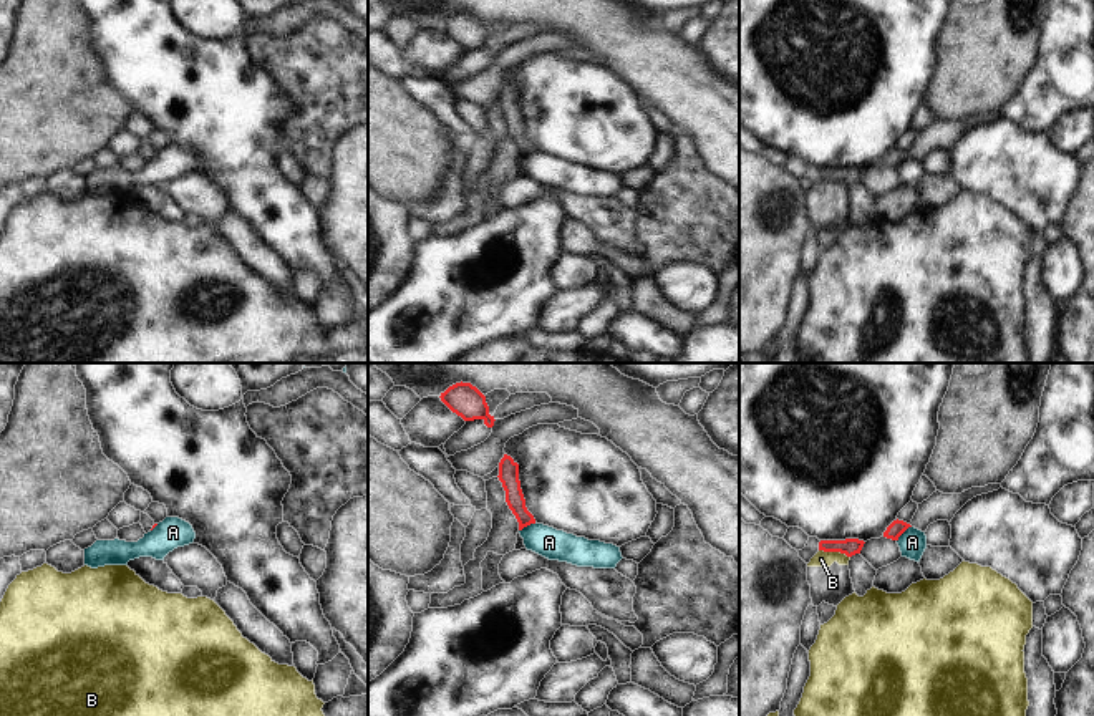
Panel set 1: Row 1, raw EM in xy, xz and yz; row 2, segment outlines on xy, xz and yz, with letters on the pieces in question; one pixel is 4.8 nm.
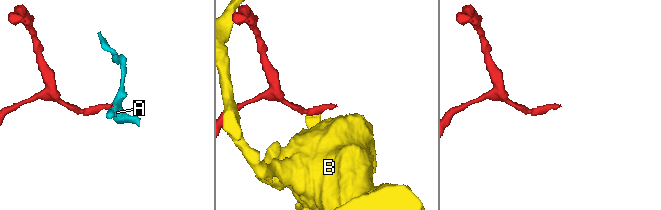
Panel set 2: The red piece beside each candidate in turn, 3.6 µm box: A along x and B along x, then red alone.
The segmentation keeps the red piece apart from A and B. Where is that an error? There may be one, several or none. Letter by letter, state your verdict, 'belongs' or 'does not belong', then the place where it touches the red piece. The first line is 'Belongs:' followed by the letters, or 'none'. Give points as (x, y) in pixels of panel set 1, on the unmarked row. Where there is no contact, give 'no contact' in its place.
Belongs: none
A: does not belong; contact xz (527, 153)
B: does not belong; contact yz (834, 179)

